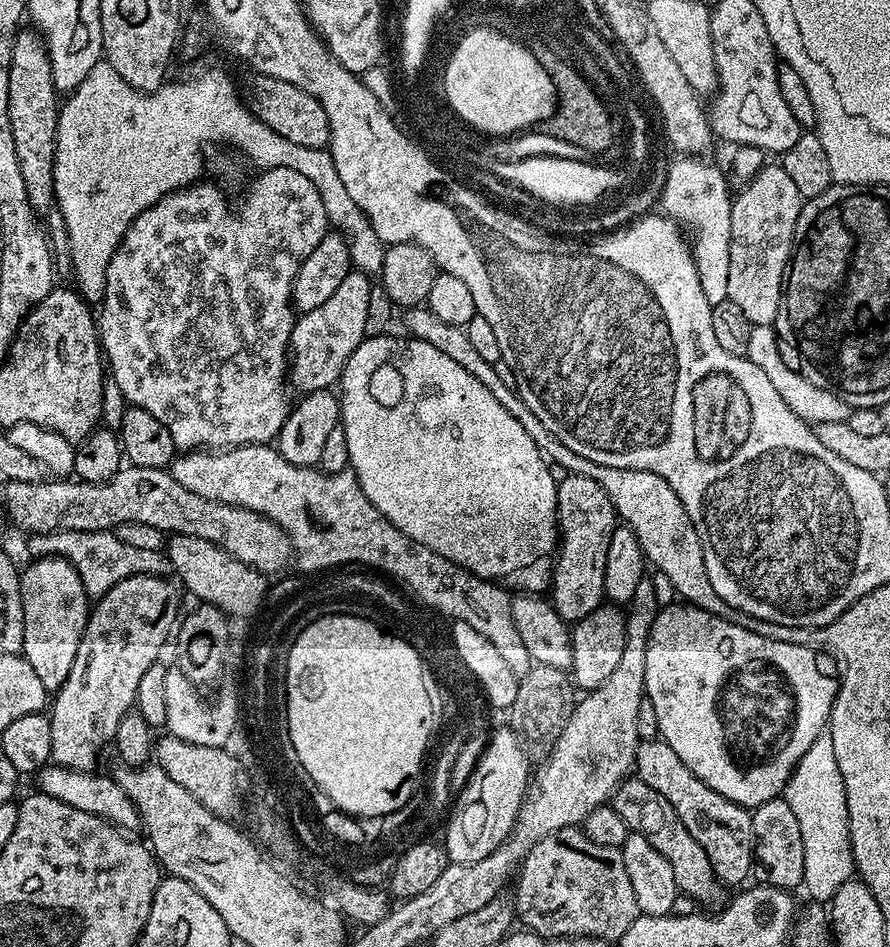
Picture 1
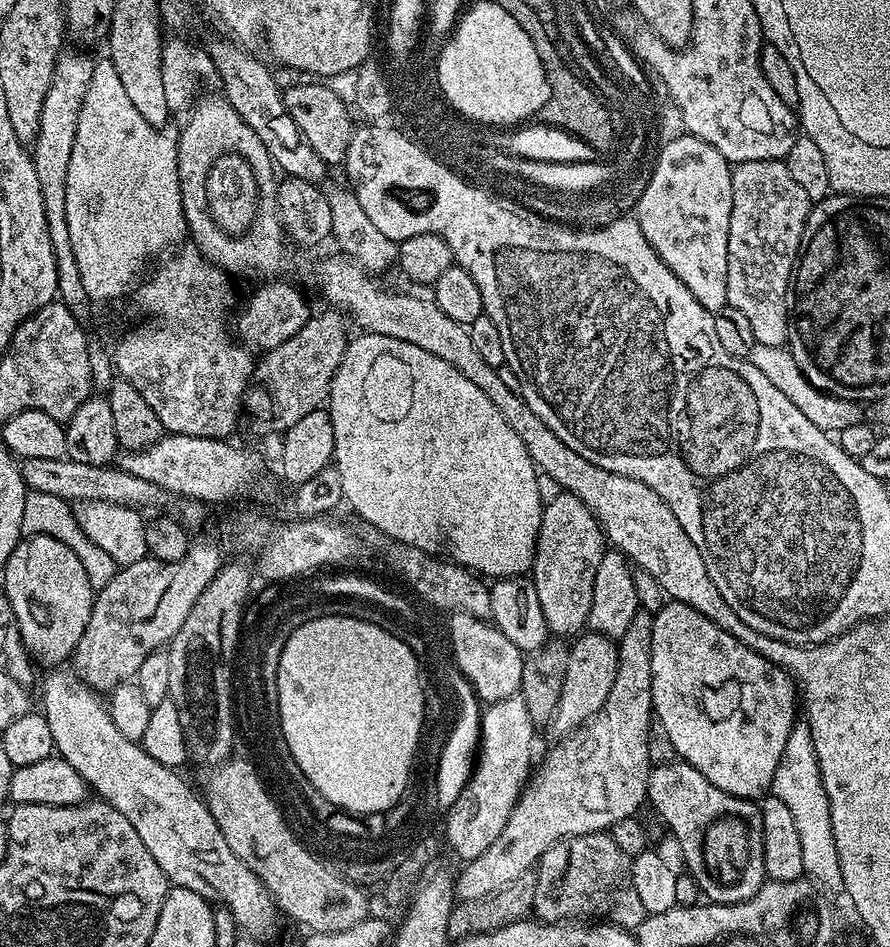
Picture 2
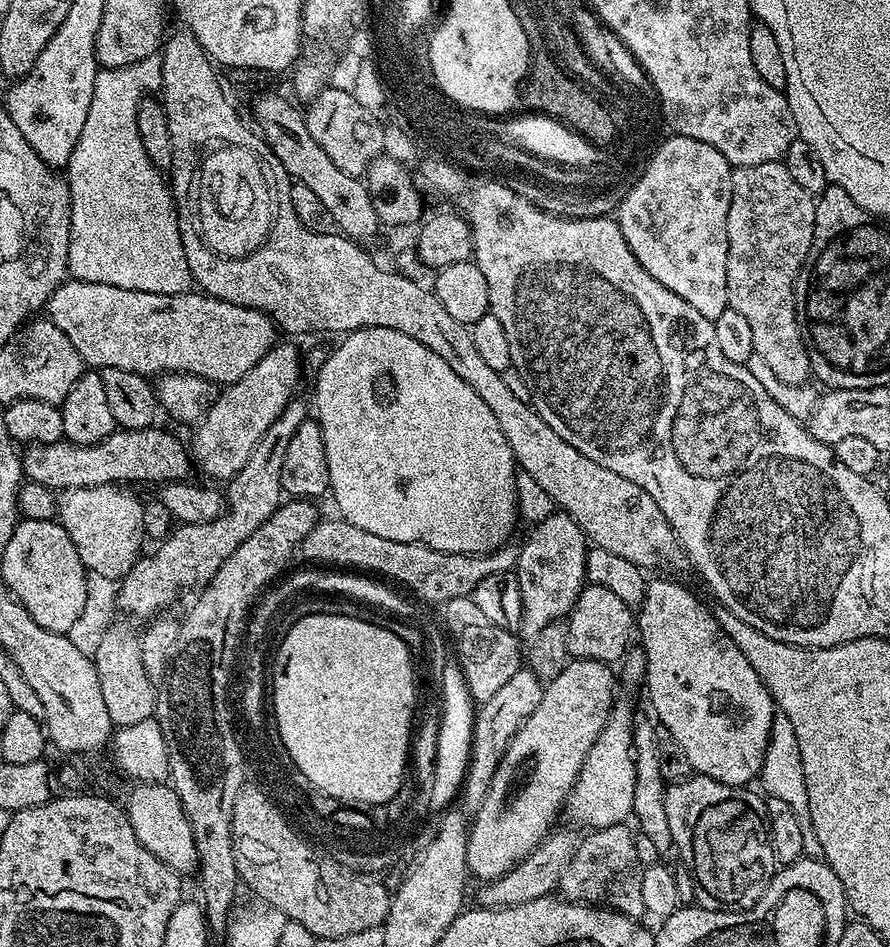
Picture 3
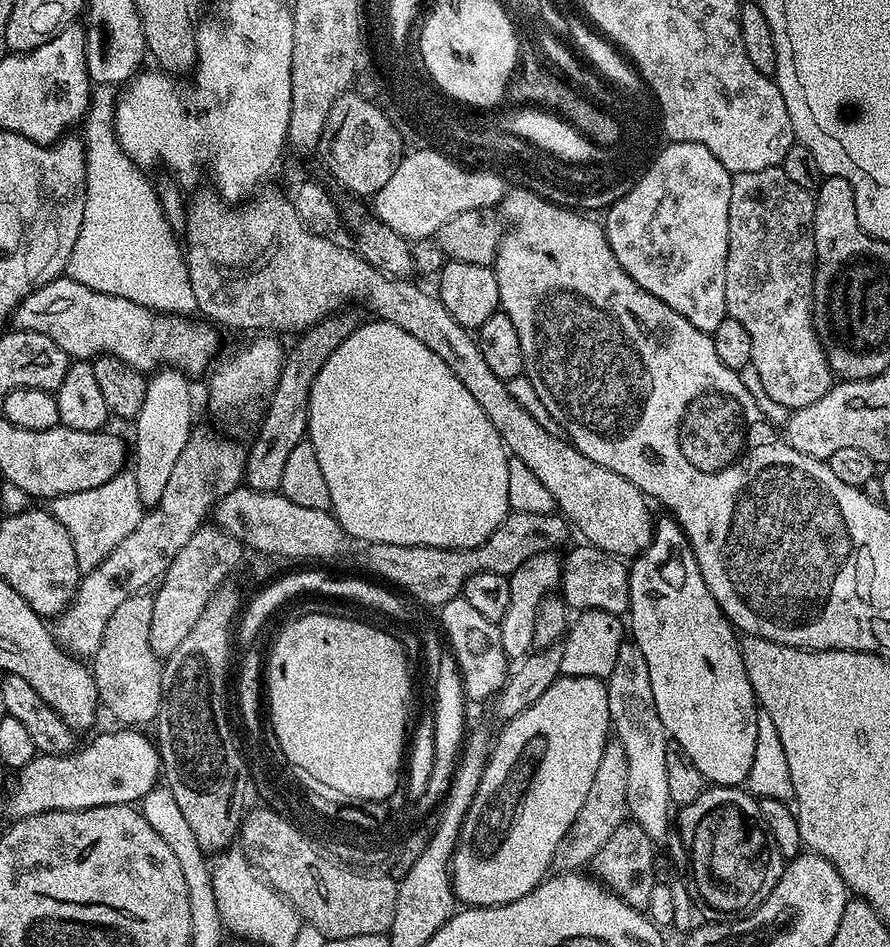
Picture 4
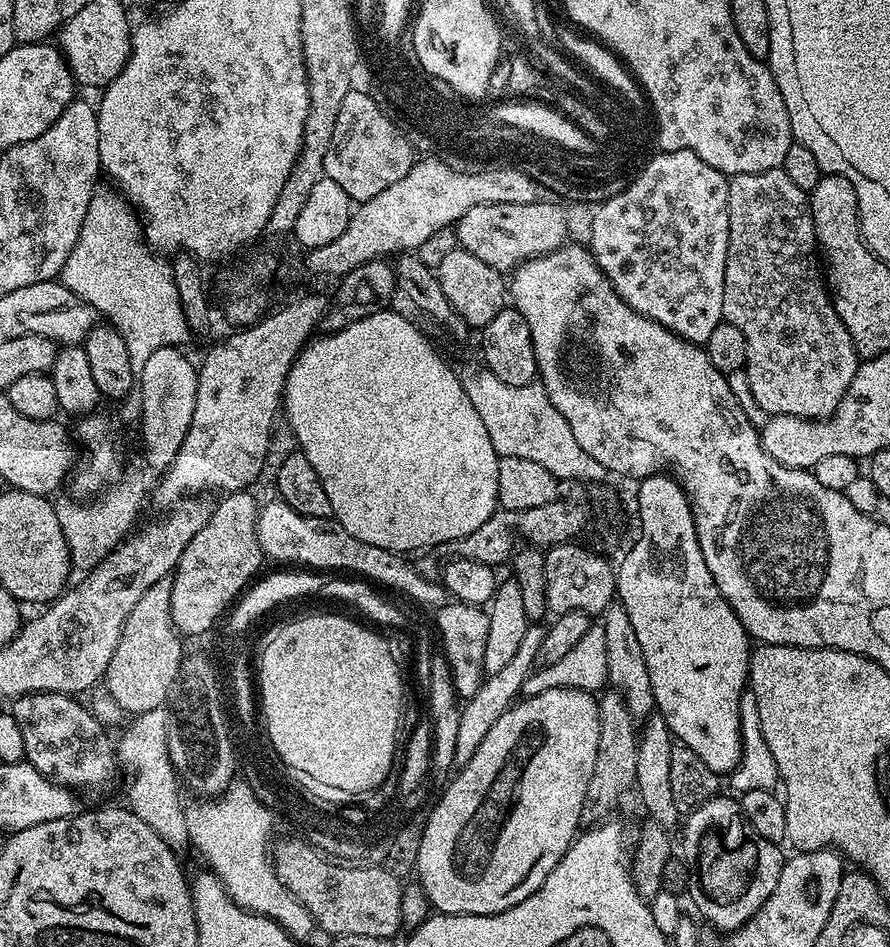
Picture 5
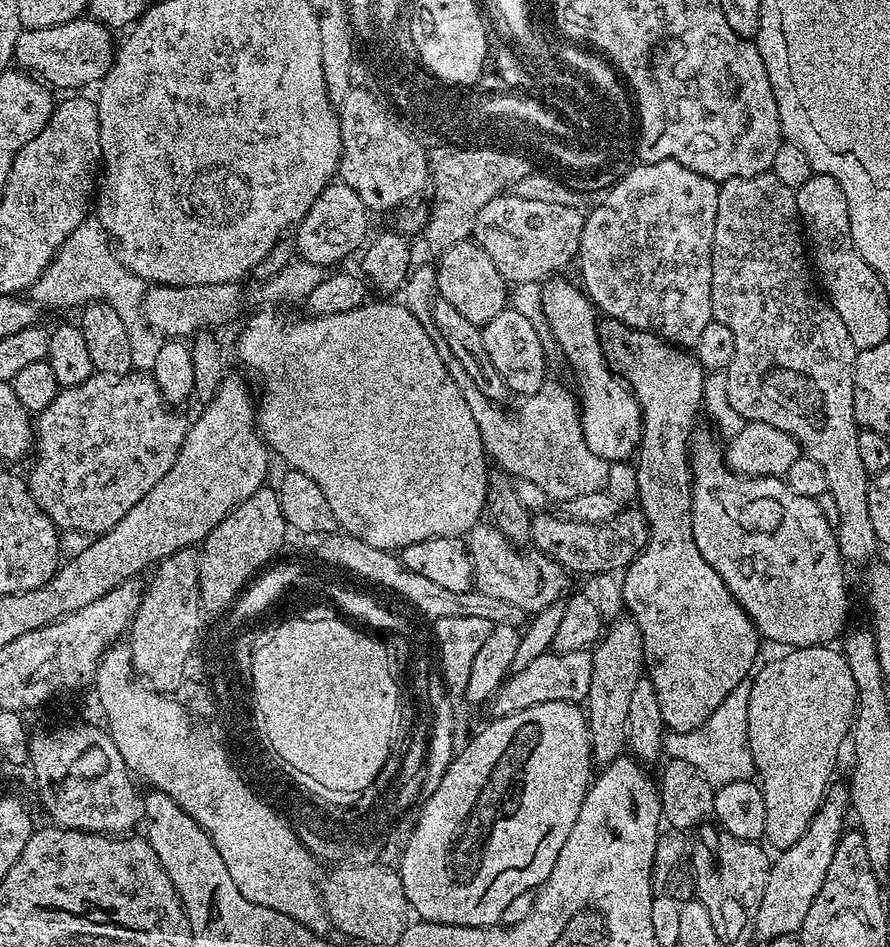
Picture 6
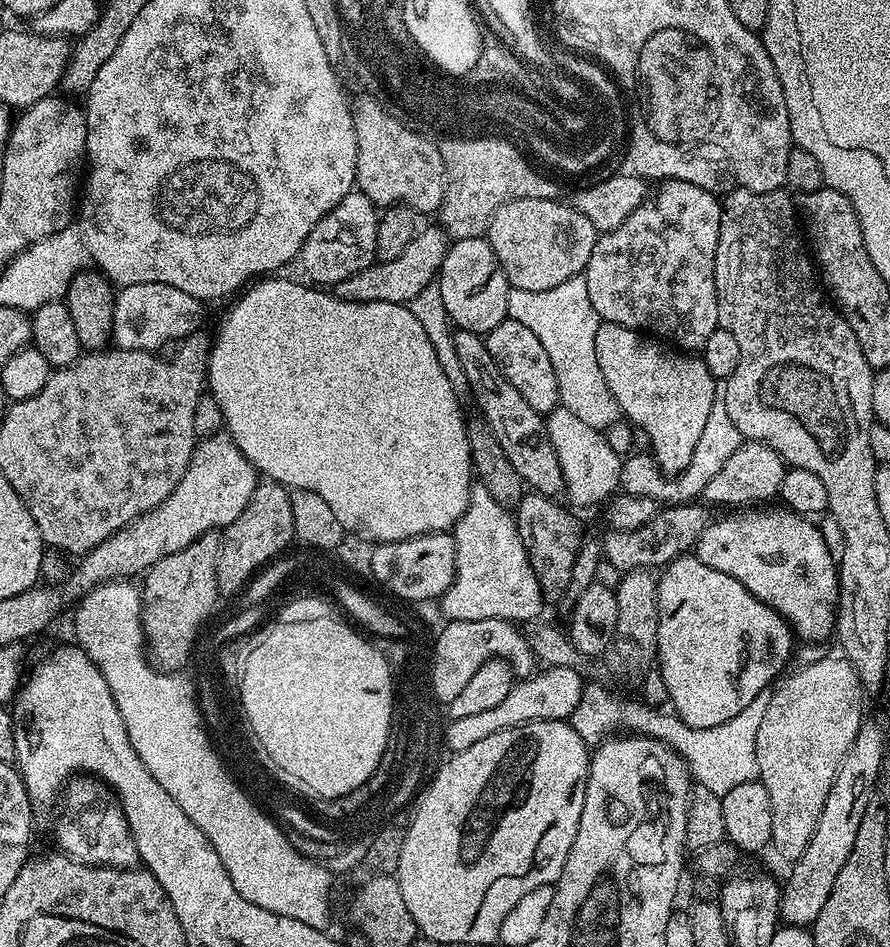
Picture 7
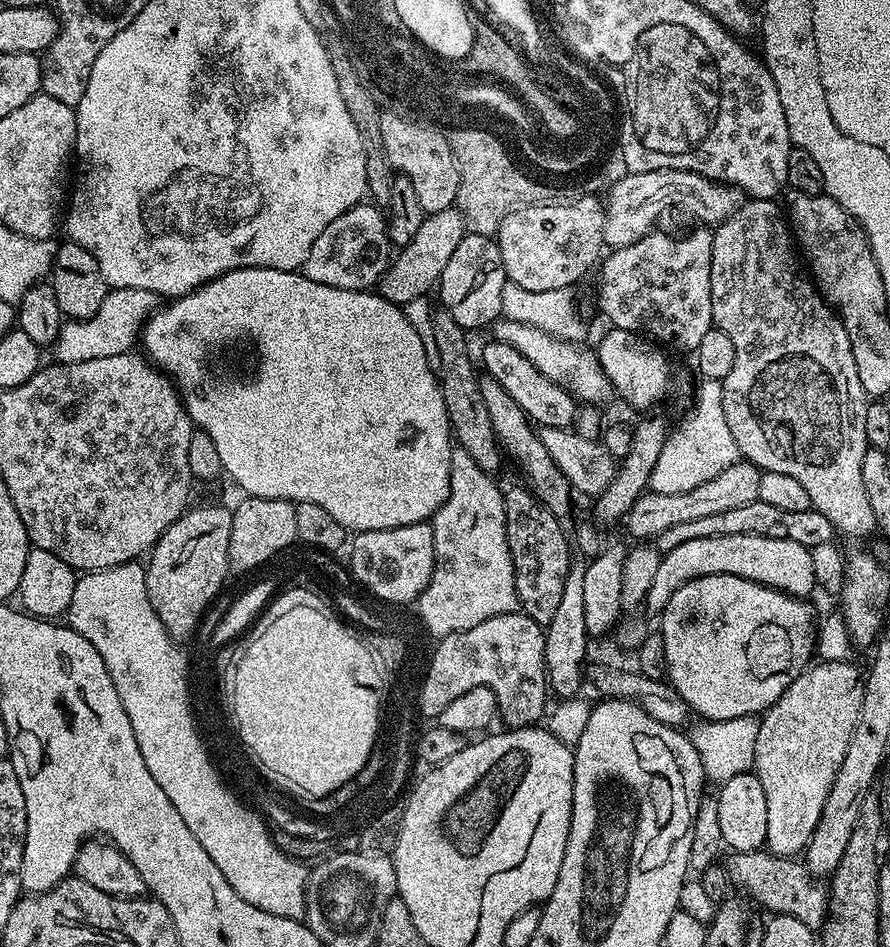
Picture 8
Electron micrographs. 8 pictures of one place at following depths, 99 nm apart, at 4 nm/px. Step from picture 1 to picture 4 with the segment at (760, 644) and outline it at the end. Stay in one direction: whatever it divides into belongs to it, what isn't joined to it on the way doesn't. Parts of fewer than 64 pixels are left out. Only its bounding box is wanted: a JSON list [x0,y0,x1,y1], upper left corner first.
[626,514,758,786]

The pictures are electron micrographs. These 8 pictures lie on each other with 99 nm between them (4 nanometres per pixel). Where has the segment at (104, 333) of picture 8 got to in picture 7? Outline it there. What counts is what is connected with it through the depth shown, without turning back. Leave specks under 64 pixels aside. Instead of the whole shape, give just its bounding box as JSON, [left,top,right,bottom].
[111,282,206,352]

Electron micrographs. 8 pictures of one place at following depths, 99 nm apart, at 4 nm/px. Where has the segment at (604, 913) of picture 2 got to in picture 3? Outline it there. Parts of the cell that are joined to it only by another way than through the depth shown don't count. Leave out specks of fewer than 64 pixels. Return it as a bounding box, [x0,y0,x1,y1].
[559,823,645,921]

